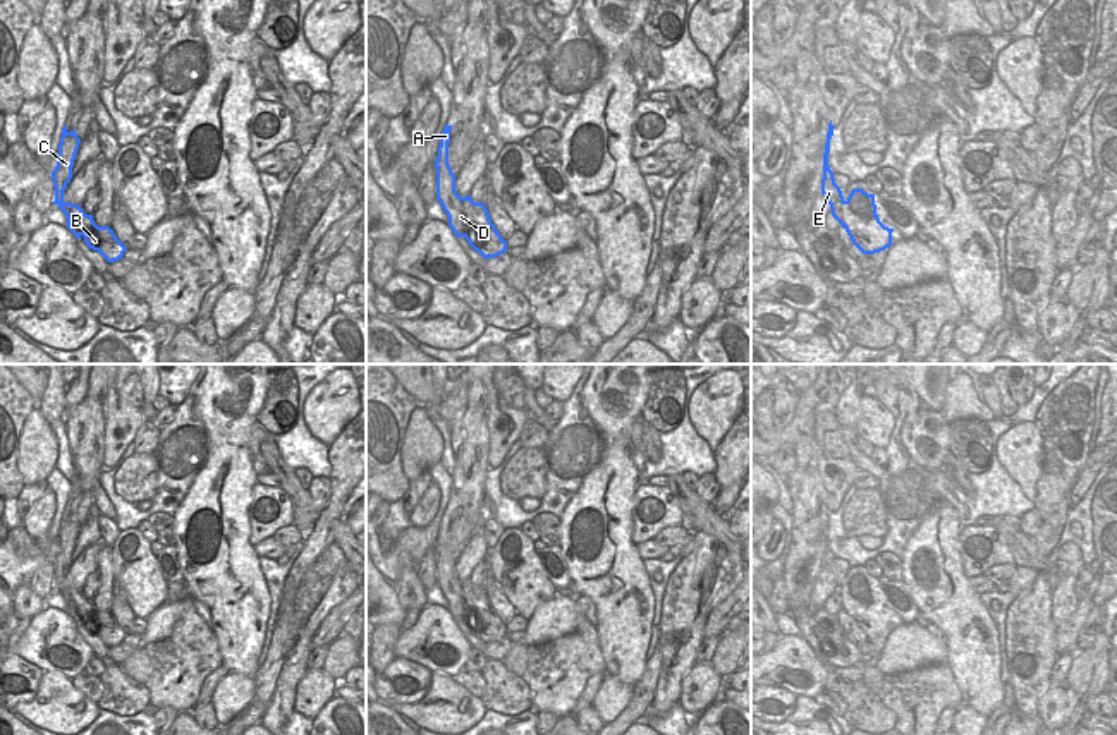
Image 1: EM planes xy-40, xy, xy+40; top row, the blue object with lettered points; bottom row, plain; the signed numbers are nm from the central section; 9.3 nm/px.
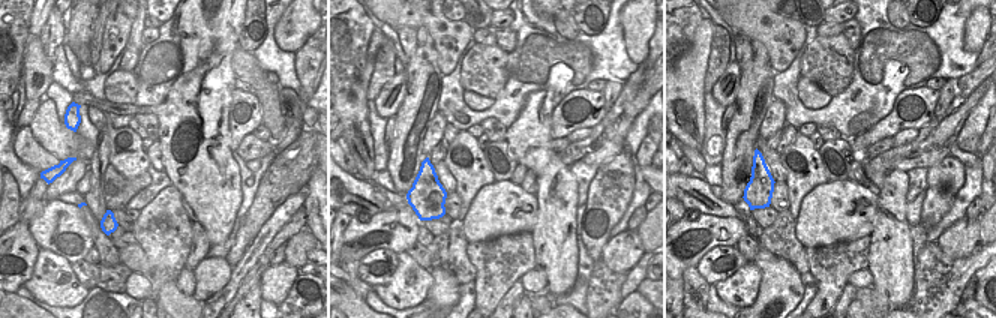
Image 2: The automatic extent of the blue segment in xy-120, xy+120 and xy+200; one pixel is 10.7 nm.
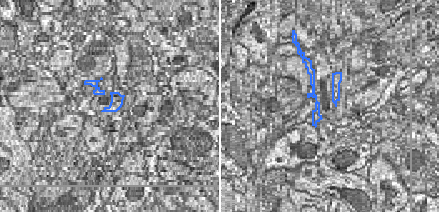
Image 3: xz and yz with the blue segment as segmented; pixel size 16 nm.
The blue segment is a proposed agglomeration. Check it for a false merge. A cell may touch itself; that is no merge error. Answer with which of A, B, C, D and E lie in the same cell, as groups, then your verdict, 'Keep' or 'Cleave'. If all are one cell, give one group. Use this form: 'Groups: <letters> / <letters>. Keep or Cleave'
Groups: A C E / B D. Cleave

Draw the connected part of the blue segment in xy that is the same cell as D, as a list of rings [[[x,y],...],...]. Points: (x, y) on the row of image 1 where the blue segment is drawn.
[[[454,187],[452,199],[440,201],[440,204],[455,237],[464,237],[485,259],[497,258],[507,251],[507,240],[491,223],[483,203],[474,203],[471,196],[461,197]]]

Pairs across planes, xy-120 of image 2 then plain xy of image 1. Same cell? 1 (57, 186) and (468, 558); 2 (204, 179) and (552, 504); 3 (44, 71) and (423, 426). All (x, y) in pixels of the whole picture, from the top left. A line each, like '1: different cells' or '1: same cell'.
1: same cell
2: different cells
3: same cell

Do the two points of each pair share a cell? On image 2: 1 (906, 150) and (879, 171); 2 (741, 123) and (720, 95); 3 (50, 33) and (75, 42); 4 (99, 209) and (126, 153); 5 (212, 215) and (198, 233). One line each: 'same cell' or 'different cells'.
1: same cell
2: different cells
3: different cells
4: different cells
5: different cells

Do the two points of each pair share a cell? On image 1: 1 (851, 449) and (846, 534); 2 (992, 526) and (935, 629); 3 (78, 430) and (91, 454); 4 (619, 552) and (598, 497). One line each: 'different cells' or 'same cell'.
1: same cell
2: different cells
3: same cell
4: same cell

